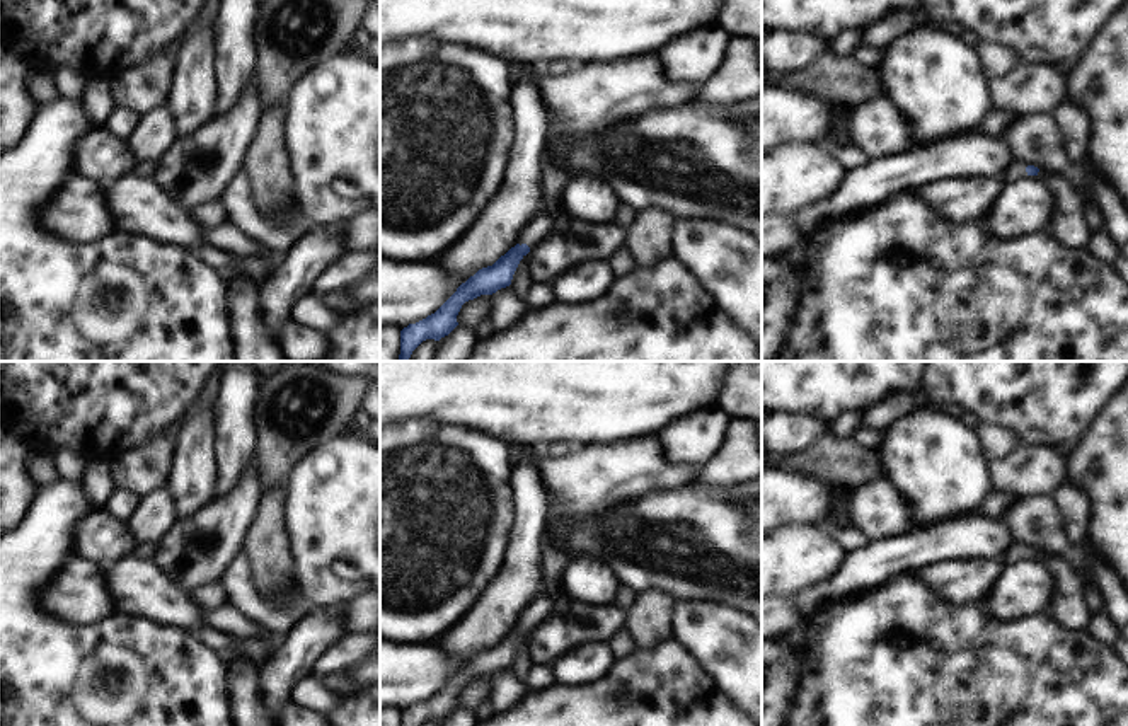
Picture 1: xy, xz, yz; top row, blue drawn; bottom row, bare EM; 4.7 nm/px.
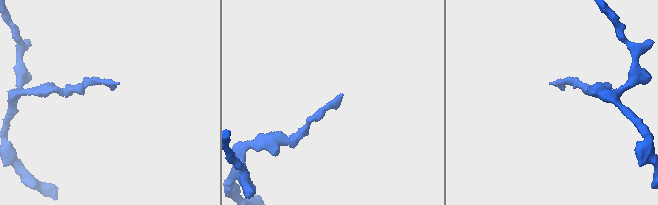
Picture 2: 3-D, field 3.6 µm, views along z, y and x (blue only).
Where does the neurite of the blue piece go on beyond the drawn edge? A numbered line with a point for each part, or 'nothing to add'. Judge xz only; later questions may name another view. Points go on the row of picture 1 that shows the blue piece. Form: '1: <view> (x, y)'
1: xz (540, 224)

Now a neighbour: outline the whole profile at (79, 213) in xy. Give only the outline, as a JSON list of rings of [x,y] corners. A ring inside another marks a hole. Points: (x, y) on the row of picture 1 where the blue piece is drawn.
[[[72,176],[37,213],[37,228],[73,244],[106,240],[114,232],[114,222],[106,205],[104,184]]]

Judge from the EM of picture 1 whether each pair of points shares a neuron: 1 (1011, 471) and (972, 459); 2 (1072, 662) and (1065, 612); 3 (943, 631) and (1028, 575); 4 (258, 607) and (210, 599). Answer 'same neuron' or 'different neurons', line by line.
1: different neurons
2: different neurons
3: different neurons
4: different neurons

